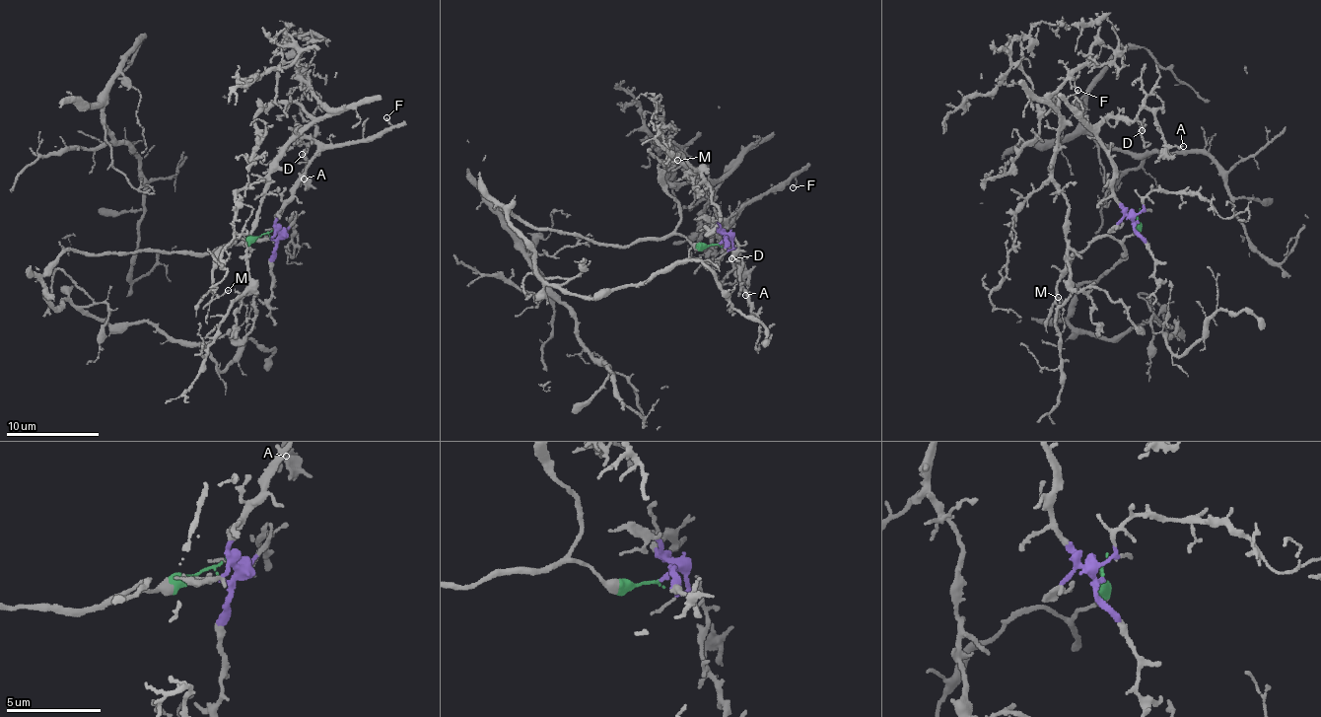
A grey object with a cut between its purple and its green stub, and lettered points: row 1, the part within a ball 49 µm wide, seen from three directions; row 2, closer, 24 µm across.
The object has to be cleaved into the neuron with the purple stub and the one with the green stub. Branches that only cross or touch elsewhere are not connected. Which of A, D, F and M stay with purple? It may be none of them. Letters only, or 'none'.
A, D, F

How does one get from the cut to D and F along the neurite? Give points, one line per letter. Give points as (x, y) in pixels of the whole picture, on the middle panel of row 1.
D: (719, 244), (724, 237), (717, 227), (722, 223), (726, 228), (738, 213), (723, 228), (720, 242), (732, 259)
F: (719, 244), (724, 237), (717, 227), (722, 223), (726, 228), (748, 203), (797, 175), (792, 187)

